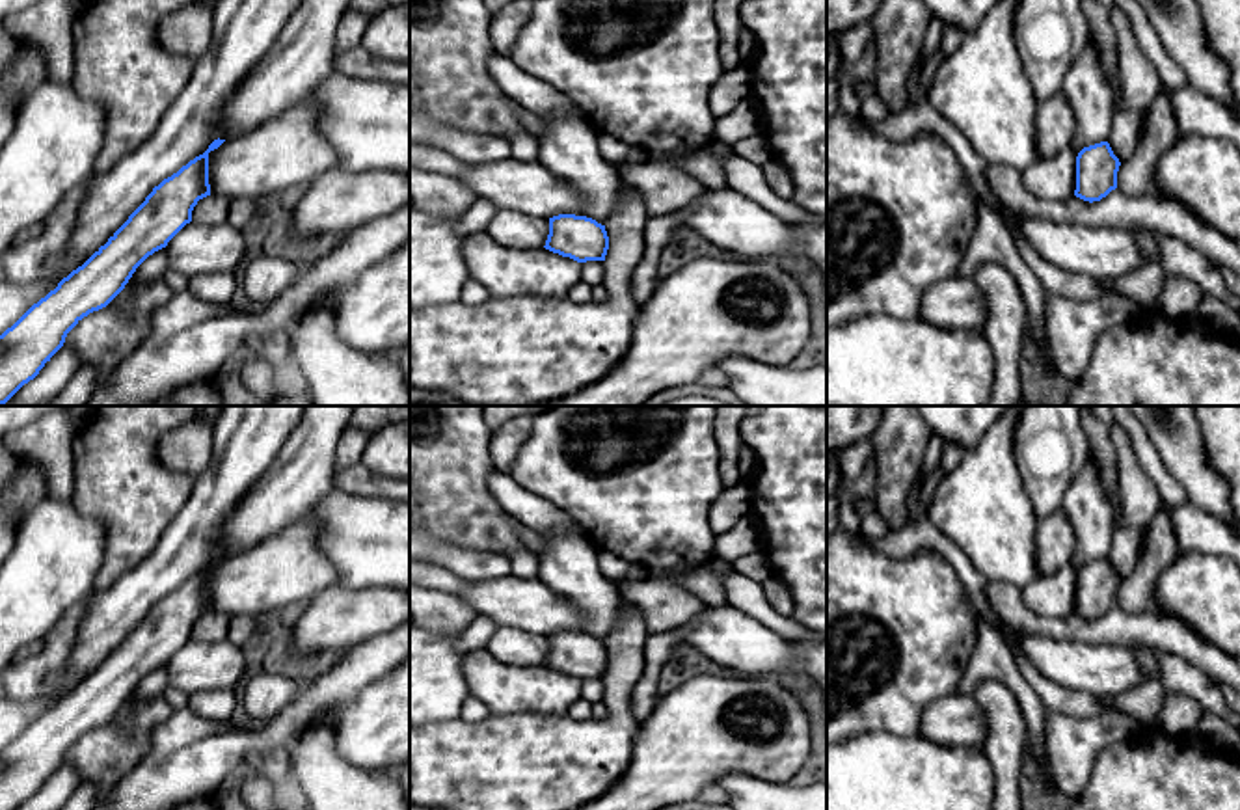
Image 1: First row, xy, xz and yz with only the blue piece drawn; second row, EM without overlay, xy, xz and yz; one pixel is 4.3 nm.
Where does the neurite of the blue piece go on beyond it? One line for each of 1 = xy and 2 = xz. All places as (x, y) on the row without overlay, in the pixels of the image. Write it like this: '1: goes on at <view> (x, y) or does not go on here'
1: does not go on here
2: does not go on here

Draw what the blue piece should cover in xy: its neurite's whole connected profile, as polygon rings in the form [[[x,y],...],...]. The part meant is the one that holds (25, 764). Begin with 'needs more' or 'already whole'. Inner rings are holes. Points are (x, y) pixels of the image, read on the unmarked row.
already whole; [[[220,555],[214,557],[203,572],[155,603],[104,663],[0,752],[0,810],[17,810],[24,801],[34,797],[45,780],[63,763],[67,750],[84,734],[106,724],[125,706],[136,685],[149,672],[166,665],[192,639],[192,628],[197,618],[210,613],[209,570],[223,559]]]

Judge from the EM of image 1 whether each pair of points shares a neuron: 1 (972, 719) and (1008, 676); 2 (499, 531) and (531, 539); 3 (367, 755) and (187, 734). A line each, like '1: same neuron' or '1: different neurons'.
1: different neurons
2: different neurons
3: different neurons

